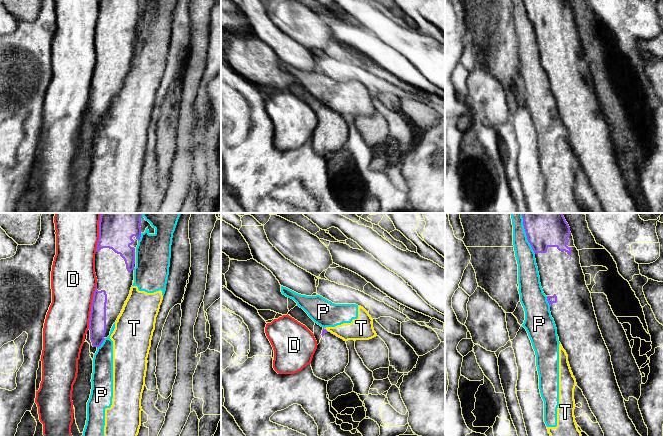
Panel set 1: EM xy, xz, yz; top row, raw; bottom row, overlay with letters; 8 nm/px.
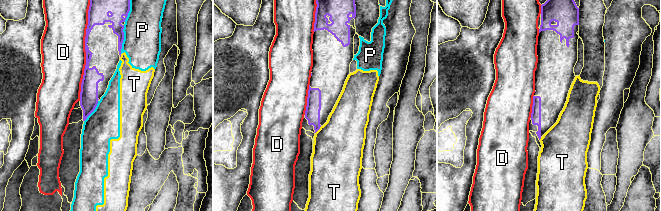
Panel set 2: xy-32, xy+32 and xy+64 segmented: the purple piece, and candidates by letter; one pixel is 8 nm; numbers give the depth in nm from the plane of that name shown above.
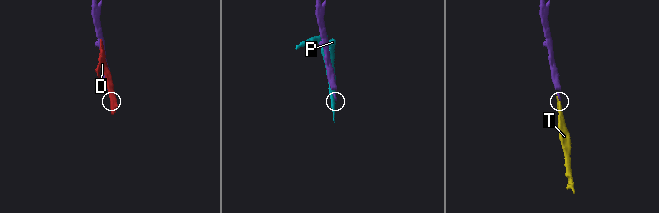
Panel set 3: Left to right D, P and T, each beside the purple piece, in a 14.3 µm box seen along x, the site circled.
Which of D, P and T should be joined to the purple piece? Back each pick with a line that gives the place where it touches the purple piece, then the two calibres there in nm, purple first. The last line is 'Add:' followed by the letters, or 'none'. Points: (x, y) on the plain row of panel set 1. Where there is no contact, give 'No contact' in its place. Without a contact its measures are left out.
Add: none

